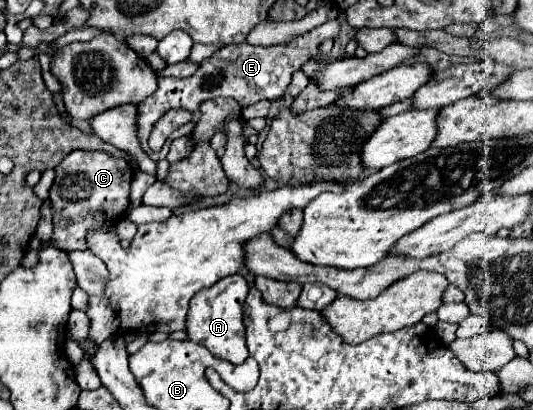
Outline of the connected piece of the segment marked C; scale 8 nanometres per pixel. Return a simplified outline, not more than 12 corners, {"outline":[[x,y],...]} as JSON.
{"outline":[[69,152],[49,196],[53,248],[85,250],[125,214],[133,168]]}

